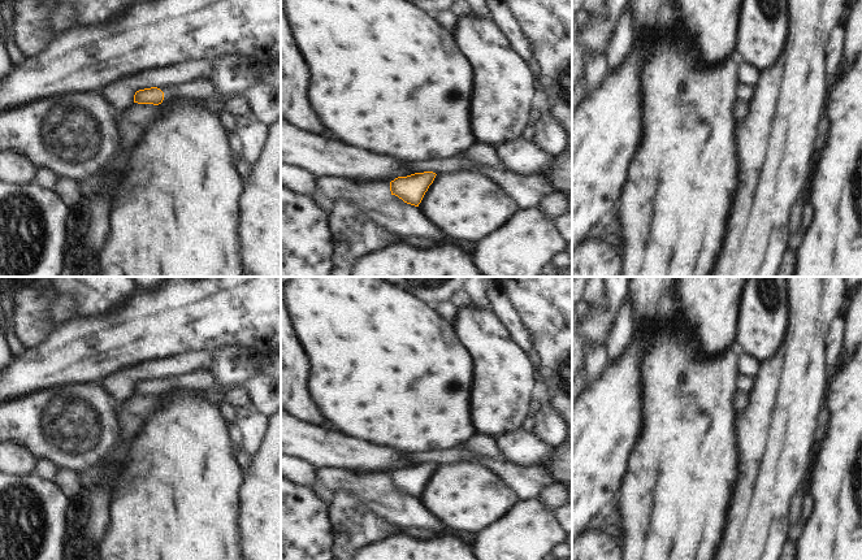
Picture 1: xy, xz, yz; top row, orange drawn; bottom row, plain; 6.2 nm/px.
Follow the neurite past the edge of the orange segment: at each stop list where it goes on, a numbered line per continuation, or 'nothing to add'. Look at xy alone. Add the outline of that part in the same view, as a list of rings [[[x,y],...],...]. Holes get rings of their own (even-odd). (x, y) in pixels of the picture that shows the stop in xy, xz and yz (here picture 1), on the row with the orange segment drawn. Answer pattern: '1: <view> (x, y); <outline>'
1: xy (199, 90); [[[209,78],[170,86],[164,91],[164,100],[187,99],[195,101],[209,100],[215,95],[215,86]]]

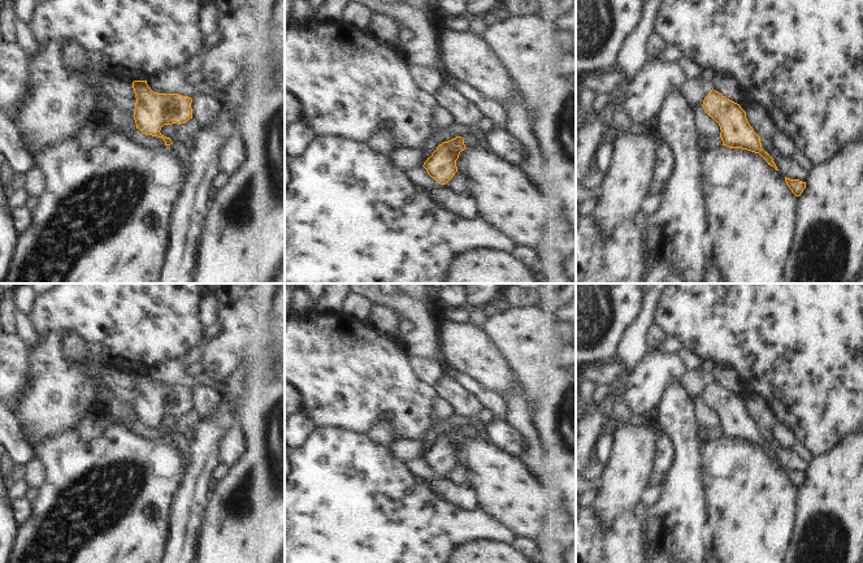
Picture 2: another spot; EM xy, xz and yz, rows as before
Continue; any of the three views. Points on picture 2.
1: xz (469, 141); [[[470,133],[463,134],[461,138],[464,139],[464,144],[467,148],[477,147],[477,140]]]

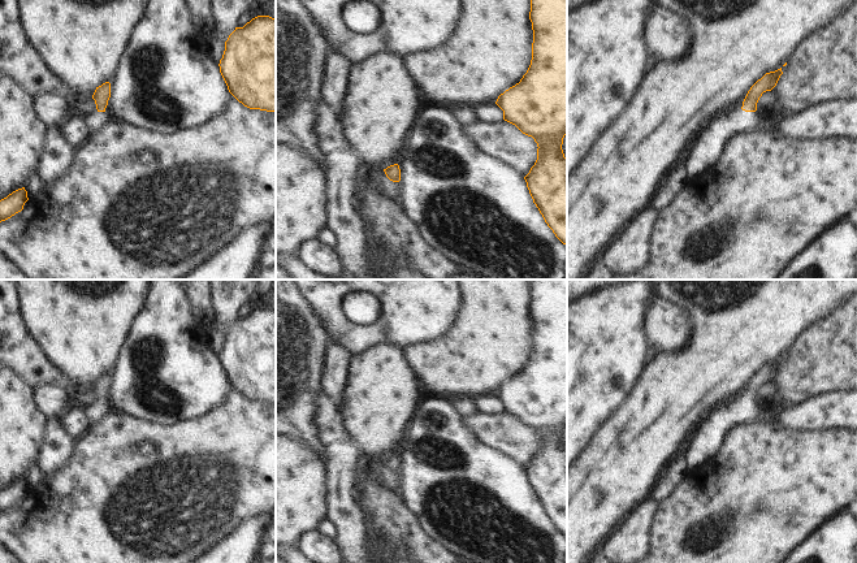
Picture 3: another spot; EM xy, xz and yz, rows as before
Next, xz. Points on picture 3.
nothing to add

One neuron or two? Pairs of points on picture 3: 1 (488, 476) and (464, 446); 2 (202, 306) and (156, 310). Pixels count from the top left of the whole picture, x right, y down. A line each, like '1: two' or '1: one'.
1: one
2: two

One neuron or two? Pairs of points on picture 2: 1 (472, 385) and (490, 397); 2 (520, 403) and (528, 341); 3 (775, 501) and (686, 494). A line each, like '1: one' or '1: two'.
1: one
2: two
3: two

